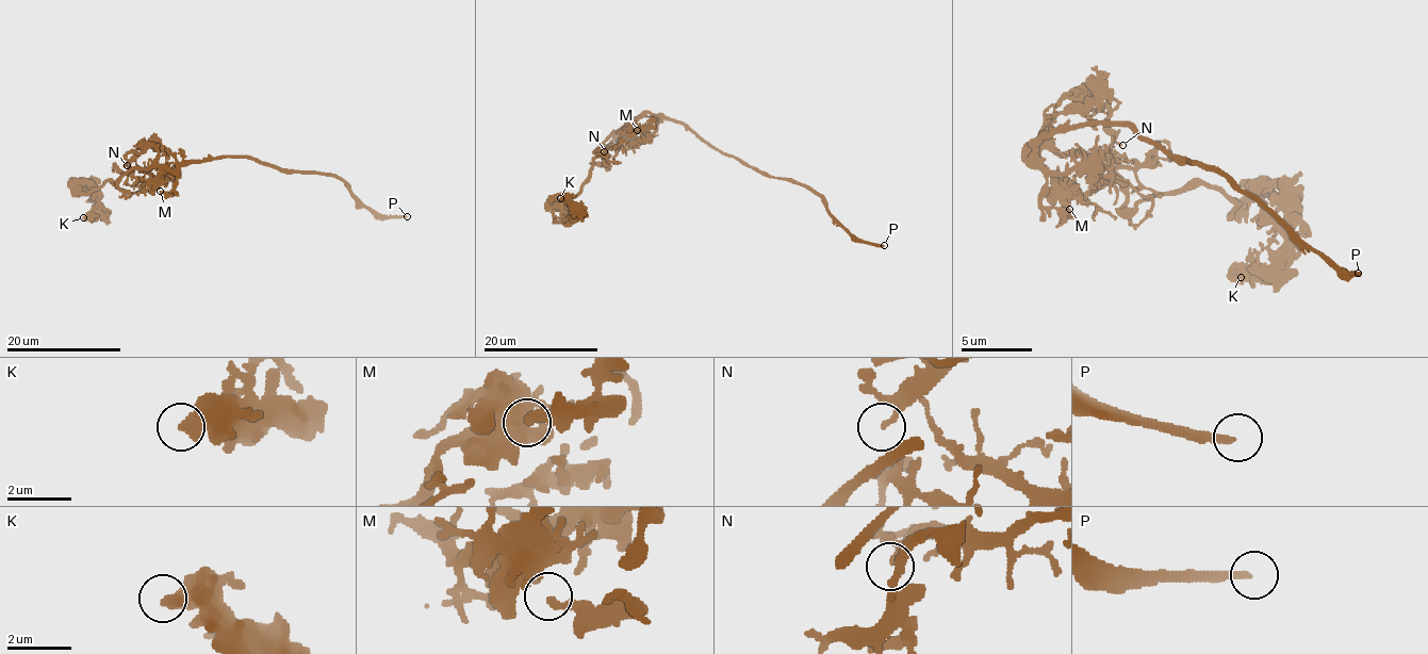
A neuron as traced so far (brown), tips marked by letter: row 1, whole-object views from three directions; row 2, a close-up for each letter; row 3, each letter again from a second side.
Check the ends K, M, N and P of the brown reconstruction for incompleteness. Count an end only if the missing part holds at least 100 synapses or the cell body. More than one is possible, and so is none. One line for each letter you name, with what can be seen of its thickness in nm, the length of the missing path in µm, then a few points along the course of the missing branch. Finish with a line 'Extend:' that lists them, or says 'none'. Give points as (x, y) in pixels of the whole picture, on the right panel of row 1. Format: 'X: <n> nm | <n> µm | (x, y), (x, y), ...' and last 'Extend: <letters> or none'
P: 240 nm | 70 µm
Extend: P

